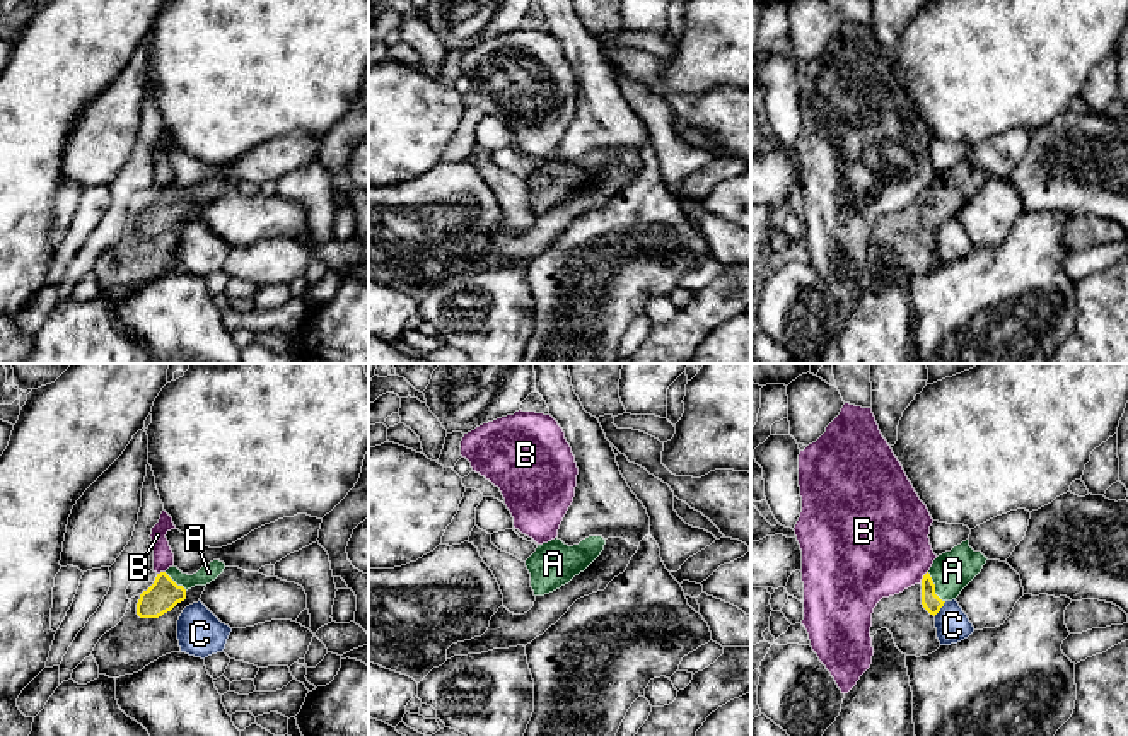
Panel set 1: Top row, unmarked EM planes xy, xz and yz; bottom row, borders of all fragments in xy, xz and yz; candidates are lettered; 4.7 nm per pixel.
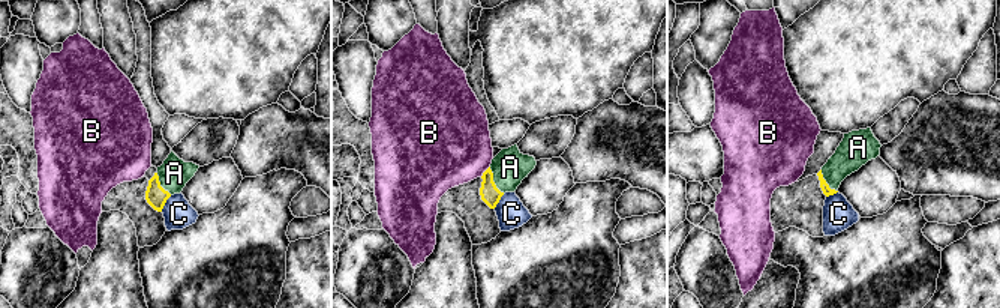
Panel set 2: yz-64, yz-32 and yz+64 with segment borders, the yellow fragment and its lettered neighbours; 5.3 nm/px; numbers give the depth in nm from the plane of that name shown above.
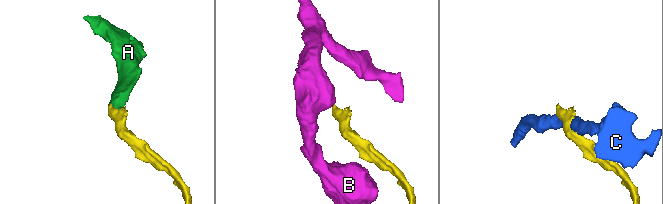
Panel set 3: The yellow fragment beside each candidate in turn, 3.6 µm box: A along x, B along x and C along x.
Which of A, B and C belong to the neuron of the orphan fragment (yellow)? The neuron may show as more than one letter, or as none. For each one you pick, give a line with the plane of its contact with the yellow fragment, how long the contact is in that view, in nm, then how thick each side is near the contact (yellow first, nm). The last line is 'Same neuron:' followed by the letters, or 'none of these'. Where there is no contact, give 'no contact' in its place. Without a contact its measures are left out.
A: yz | 170 nm | 90/190 nm
Same neuron: A

